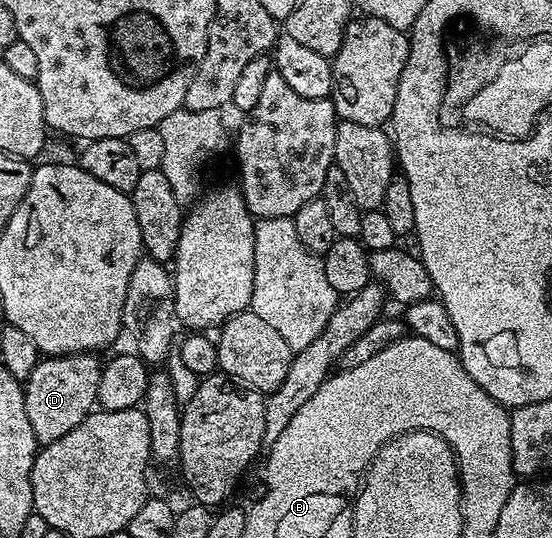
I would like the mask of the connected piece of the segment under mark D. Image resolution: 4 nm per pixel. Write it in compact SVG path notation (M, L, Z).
M95 353L91 354L57 354L41 357L39 364L30 372L27 382L23 383L26 416L30 419L30 428L34 428L34 436L40 446L54 444L66 432L71 432L86 420L86 416L97 409L98 380L100 379L101 359Z

